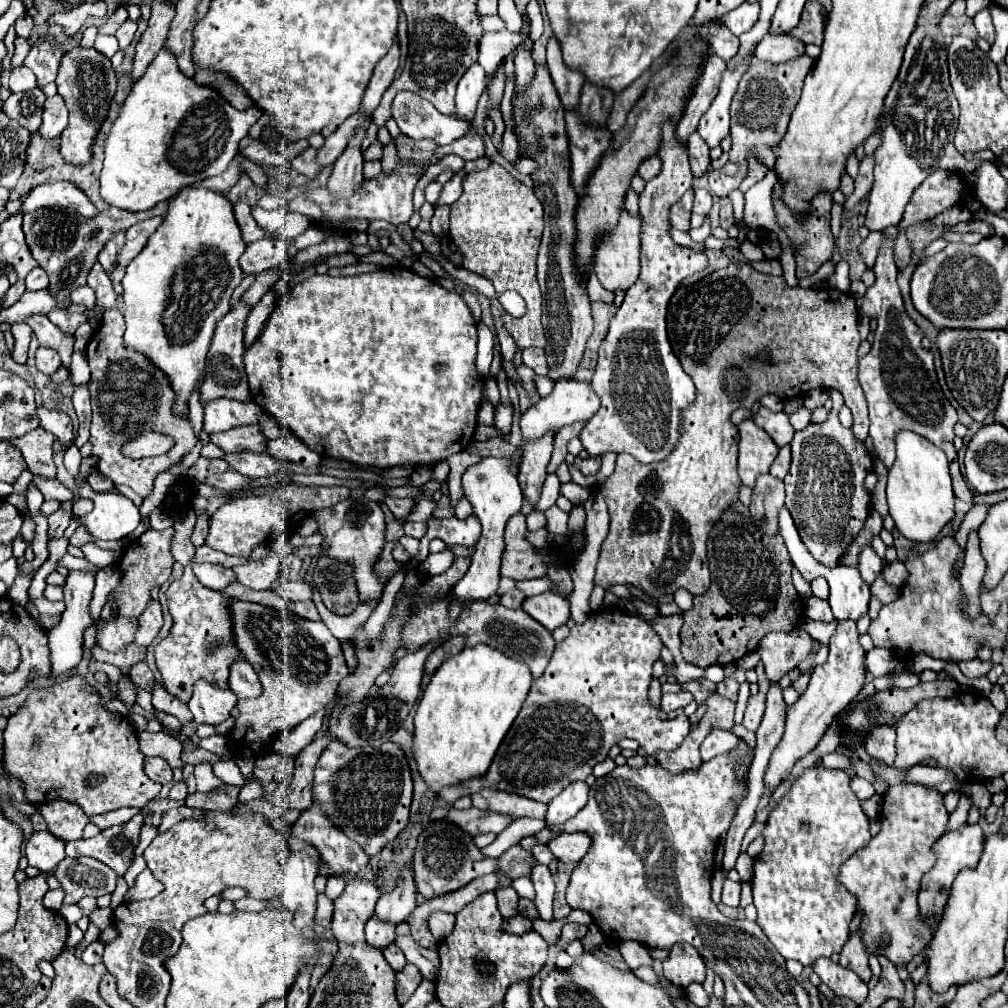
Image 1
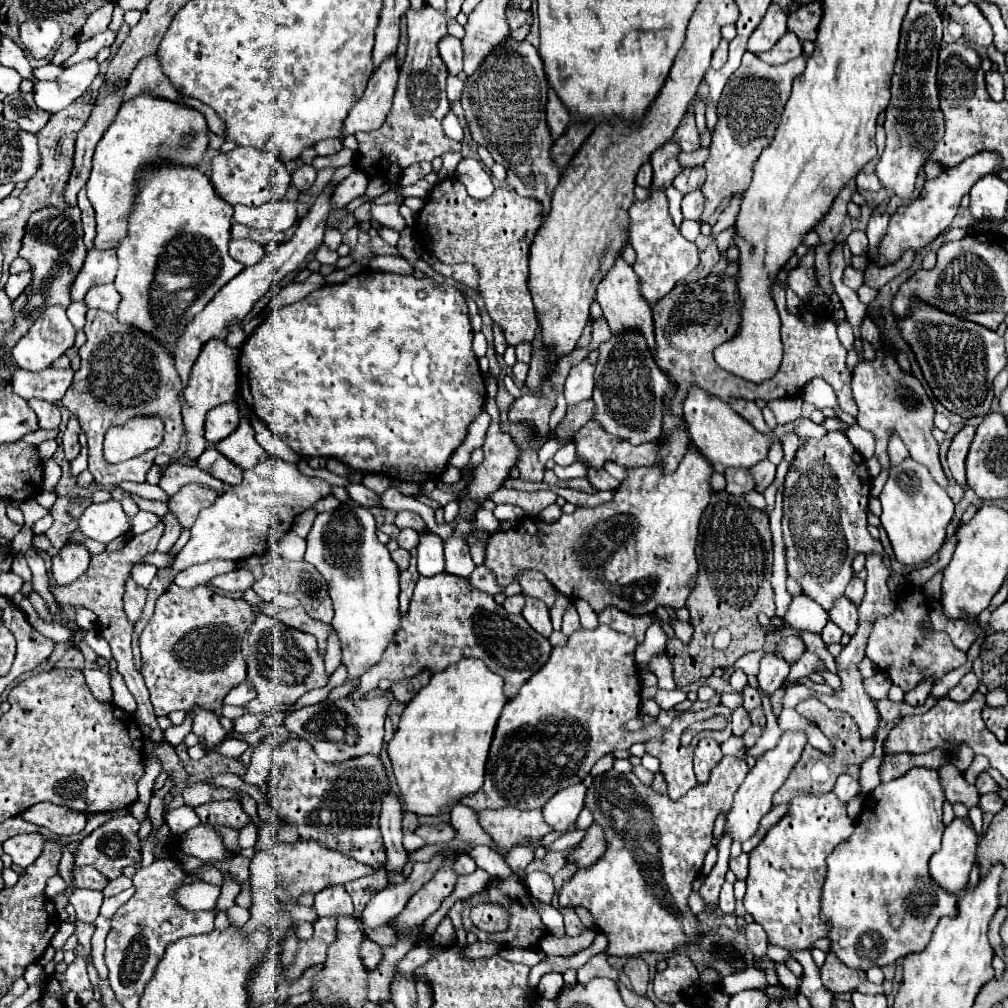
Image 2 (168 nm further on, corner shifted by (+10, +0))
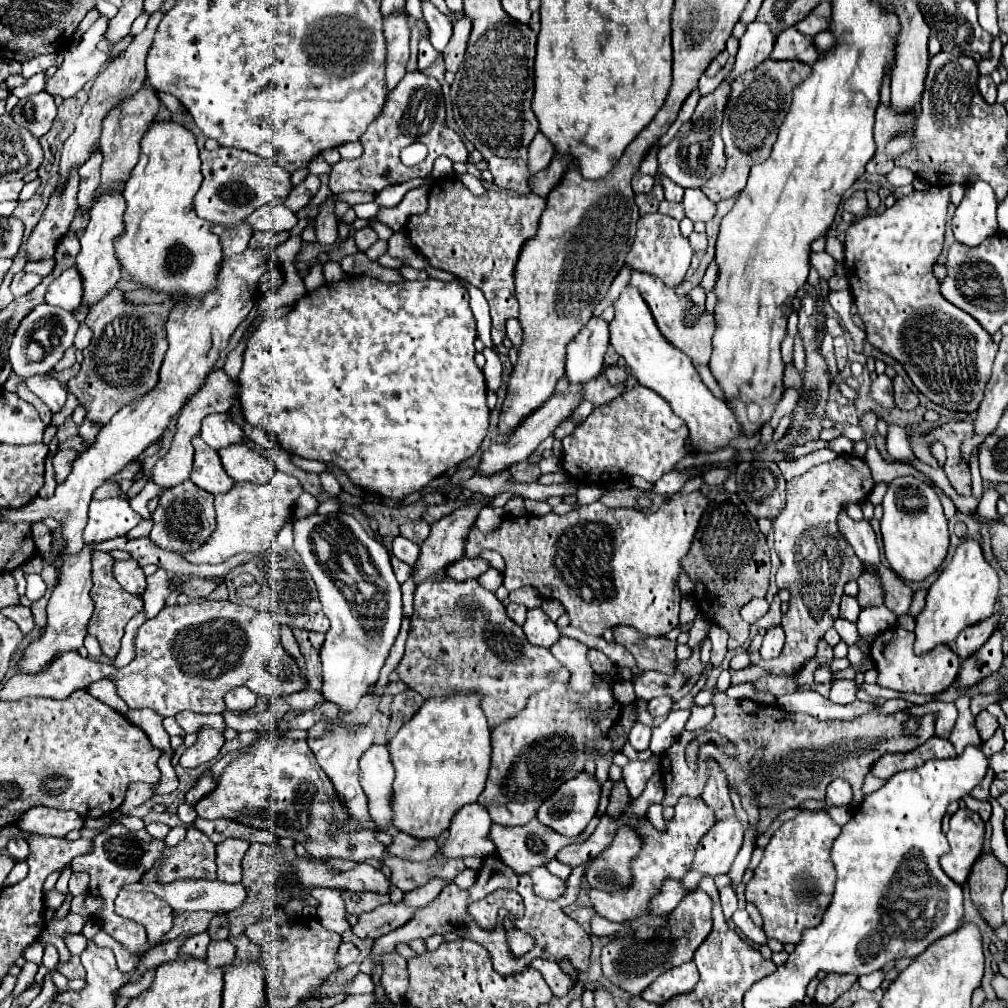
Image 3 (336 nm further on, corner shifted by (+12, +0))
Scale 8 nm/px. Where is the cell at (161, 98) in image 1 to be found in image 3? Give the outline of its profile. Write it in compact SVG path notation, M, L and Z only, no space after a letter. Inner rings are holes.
M106 193L102 201L98 201L90 211L90 223L80 237L80 253L76 257L76 271L82 279L82 303L78 307L92 307L100 299L104 299L120 281L120 263L116 257L114 241L124 233L124 199L122 195Z

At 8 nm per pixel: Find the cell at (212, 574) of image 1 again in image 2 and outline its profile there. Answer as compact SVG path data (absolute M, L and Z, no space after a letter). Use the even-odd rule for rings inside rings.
M234 569L226 575L218 575L214 579L210 579L212 587L220 587L224 591L246 591L248 587L252 587L254 577L248 569Z

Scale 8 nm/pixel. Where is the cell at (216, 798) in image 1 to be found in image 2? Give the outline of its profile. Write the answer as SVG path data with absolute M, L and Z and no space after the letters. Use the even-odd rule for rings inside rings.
M236 799L210 801L196 807L194 811L204 823L212 823L212 825L228 825L228 827L242 829L246 823L250 823L250 817L244 813L240 801Z

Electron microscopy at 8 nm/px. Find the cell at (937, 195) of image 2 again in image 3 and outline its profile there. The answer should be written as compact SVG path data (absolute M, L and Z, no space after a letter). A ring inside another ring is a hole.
M948 187L932 189L926 193L914 191L898 199L894 207L880 213L870 213L852 223L846 231L844 241L844 269L850 283L850 293L854 297L856 313L864 323L866 341L878 351L896 359L906 369L916 389L930 401L952 411L972 413L982 401L998 345L972 315L948 303L940 295L940 281L932 273L932 267L936 265L944 245L946 209L950 203L948 191Z

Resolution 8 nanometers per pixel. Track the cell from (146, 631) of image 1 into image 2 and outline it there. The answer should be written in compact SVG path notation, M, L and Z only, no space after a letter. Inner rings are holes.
M128 579L126 593L124 593L124 611L128 615L128 621L134 625L142 617L142 609L146 603L146 589L136 585L134 579Z

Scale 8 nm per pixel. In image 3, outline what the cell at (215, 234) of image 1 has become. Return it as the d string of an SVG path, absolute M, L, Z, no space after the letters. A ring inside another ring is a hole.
M174 119L154 121L140 141L140 159L132 169L124 189L126 231L118 239L116 251L122 265L122 273L126 277L154 291L186 293L182 303L186 303L186 299L190 297L204 295L206 291L210 291L210 287L214 287L214 279L218 277L216 267L224 259L222 247L218 243L218 235L210 231L212 225L200 219L194 211L194 195L200 183L202 183L202 173L200 173L200 157L198 157L194 133Z

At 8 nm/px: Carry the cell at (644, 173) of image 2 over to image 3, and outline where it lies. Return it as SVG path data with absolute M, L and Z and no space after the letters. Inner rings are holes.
M634 175L634 179L632 179L632 189L634 189L634 193L648 193L652 187L654 187L654 177Z

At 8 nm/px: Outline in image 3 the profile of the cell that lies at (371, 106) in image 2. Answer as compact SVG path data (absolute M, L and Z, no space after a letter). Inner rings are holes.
M394 11L384 21L384 35L388 45L388 59L386 59L386 85L392 91L398 81L406 75L406 63L410 59L410 27L408 27L408 13Z

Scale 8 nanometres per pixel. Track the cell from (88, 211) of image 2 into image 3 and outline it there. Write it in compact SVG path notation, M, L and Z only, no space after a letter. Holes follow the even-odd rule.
M98 149L78 171L80 175L80 187L78 187L78 205L88 207L90 205L90 193L94 193L94 187L98 187L100 179L100 165L102 165L102 151Z

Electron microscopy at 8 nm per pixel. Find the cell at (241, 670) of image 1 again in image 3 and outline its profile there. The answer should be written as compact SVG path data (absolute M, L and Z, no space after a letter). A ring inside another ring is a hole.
M238 687L226 695L226 707L246 711L256 705L256 699L256 693L252 693L248 687Z

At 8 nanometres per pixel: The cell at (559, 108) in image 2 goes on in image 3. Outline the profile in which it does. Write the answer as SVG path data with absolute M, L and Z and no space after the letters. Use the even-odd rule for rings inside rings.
M538 133L528 147L528 171L530 171L530 175L536 175L538 171L546 169L550 165L552 157L554 157L552 143L546 141L546 137L542 137L542 133Z

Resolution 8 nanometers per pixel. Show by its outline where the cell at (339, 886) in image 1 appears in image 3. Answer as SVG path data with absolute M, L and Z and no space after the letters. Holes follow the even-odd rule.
M314 887L314 889L310 889L310 895L320 901L320 907L318 907L318 913L316 913L318 921L328 931L342 935L350 925L344 919L346 909L344 909L340 891L338 889L326 889L326 887Z

